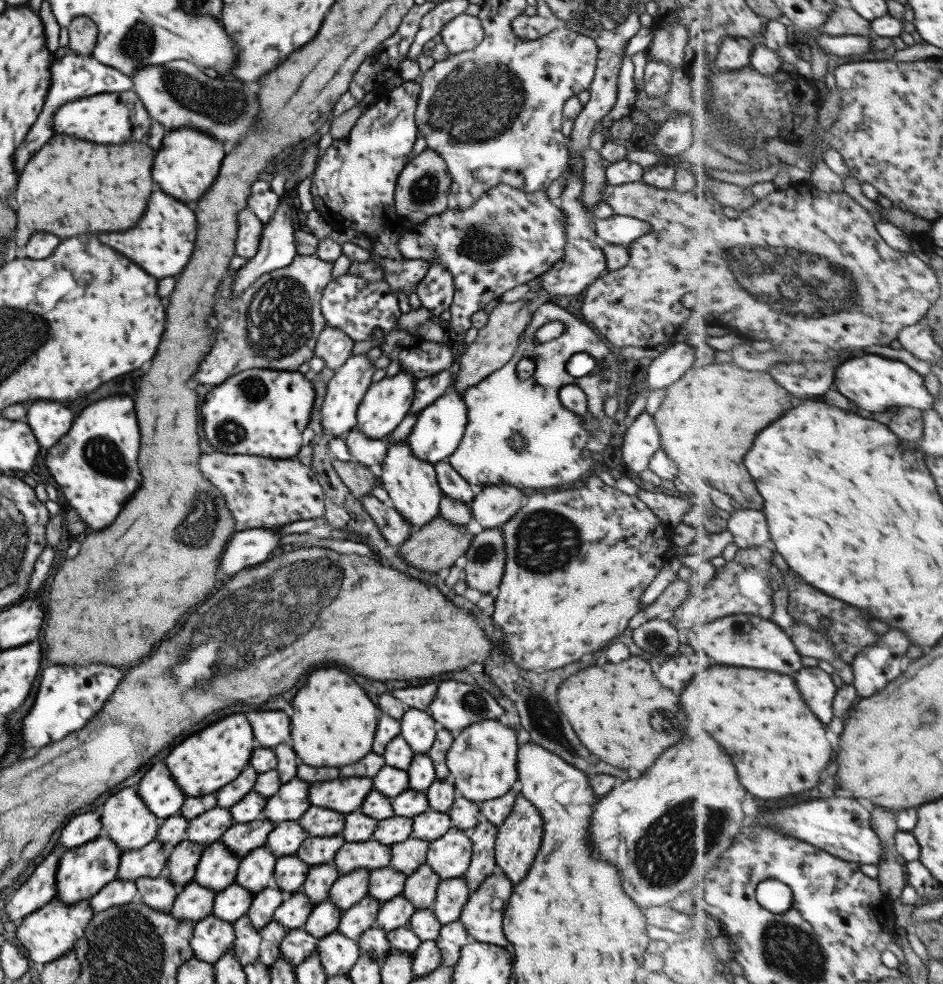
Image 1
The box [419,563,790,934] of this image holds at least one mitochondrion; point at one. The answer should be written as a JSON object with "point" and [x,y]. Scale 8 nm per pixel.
{"point":[664,855]}

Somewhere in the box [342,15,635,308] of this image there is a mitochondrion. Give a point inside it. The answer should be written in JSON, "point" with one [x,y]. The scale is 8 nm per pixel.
{"point":[479,102]}

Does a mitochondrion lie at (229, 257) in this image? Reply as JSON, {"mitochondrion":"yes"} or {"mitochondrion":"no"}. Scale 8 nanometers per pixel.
{"mitochondrion":"no"}

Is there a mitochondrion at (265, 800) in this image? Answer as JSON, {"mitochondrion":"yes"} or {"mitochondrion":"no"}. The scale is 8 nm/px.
{"mitochondrion":"no"}

